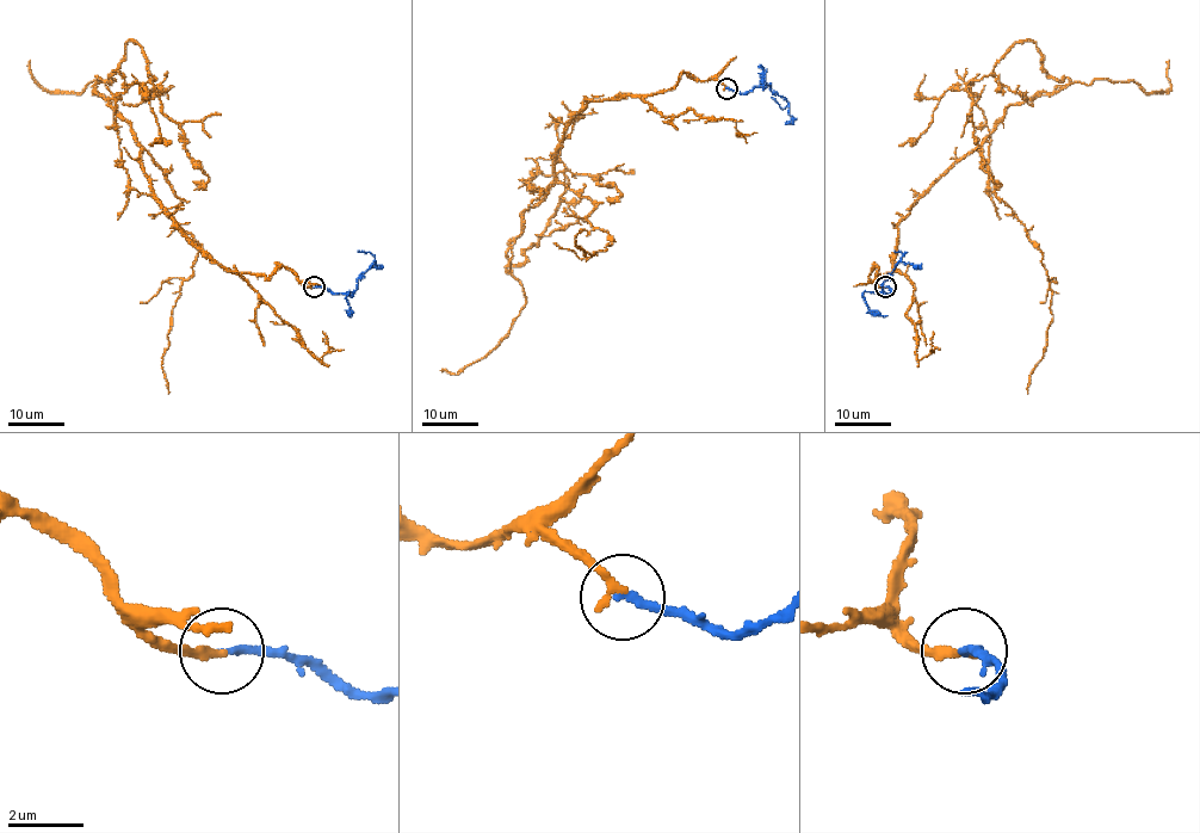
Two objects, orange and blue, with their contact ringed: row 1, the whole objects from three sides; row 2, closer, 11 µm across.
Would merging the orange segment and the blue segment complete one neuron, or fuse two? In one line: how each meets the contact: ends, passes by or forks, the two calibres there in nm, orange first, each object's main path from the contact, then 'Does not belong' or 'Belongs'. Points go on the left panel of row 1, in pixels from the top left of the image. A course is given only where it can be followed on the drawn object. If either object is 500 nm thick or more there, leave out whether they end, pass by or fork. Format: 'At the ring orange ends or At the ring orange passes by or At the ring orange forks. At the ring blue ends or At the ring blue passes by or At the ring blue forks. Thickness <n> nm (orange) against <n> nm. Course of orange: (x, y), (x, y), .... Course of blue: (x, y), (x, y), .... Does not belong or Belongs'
At the ring orange ends. At the ring blue ends. Thickness 260 nm (orange) against 200 nm. Course of orange: (314, 288), (222, 267), (166, 214), (96, 84), (134, 41), (154, 79), (116, 99), (117, 220). Course of blue: (314, 288), (342, 292), (357, 289), (358, 279), (375, 258), (369, 252), (358, 251). Belongs

